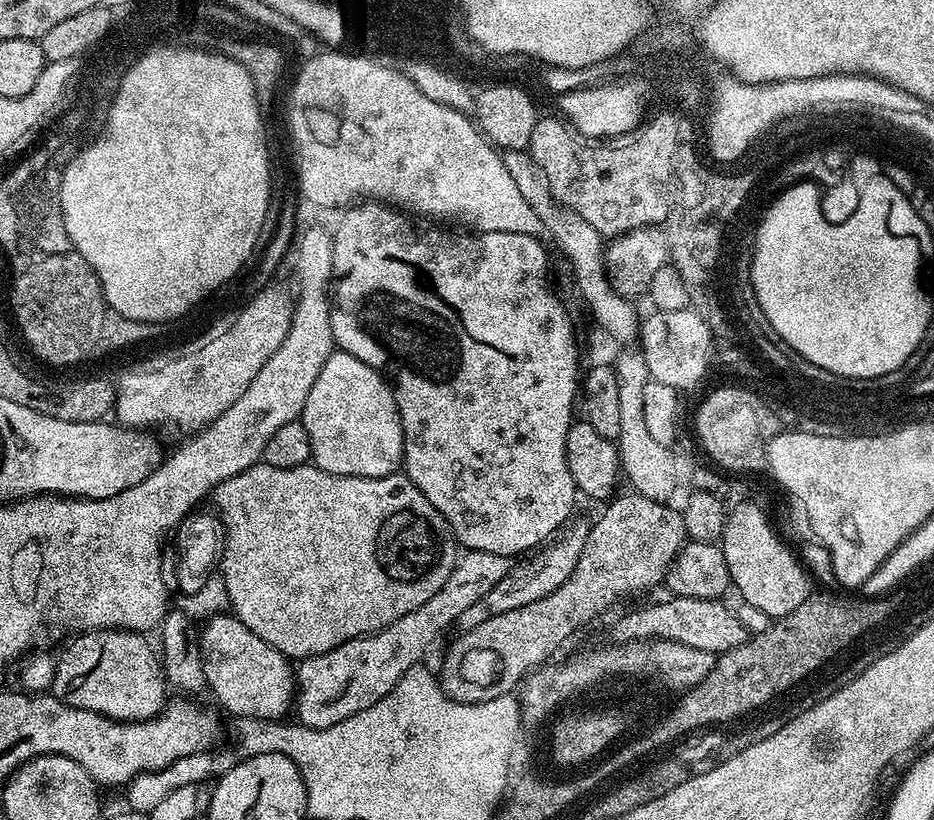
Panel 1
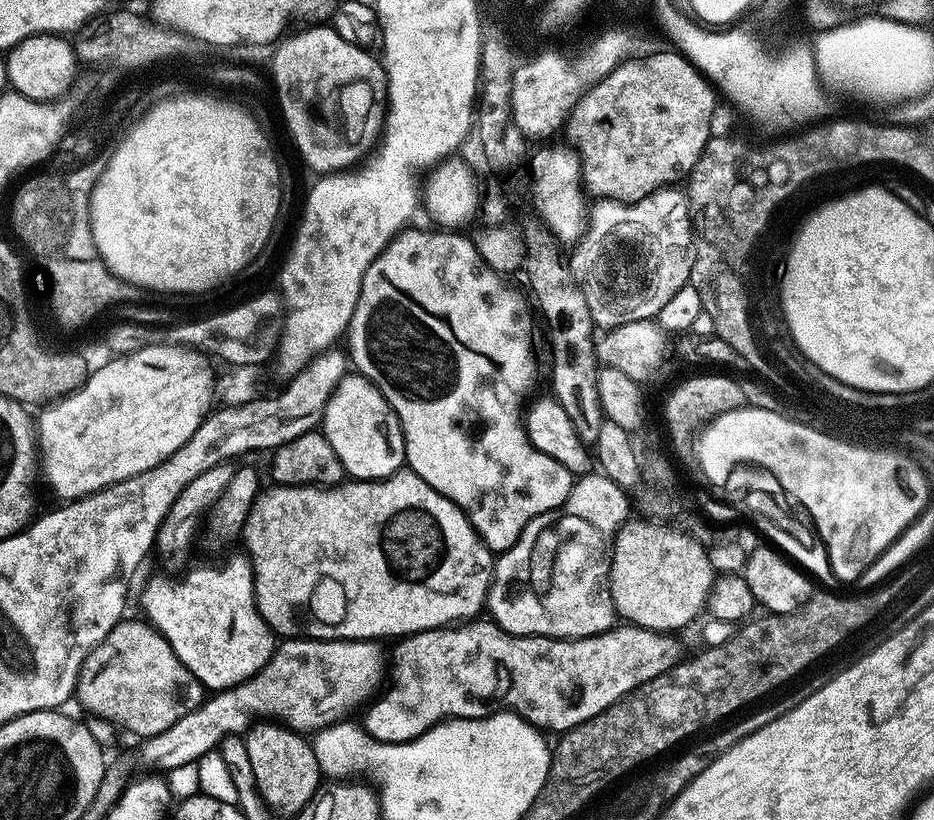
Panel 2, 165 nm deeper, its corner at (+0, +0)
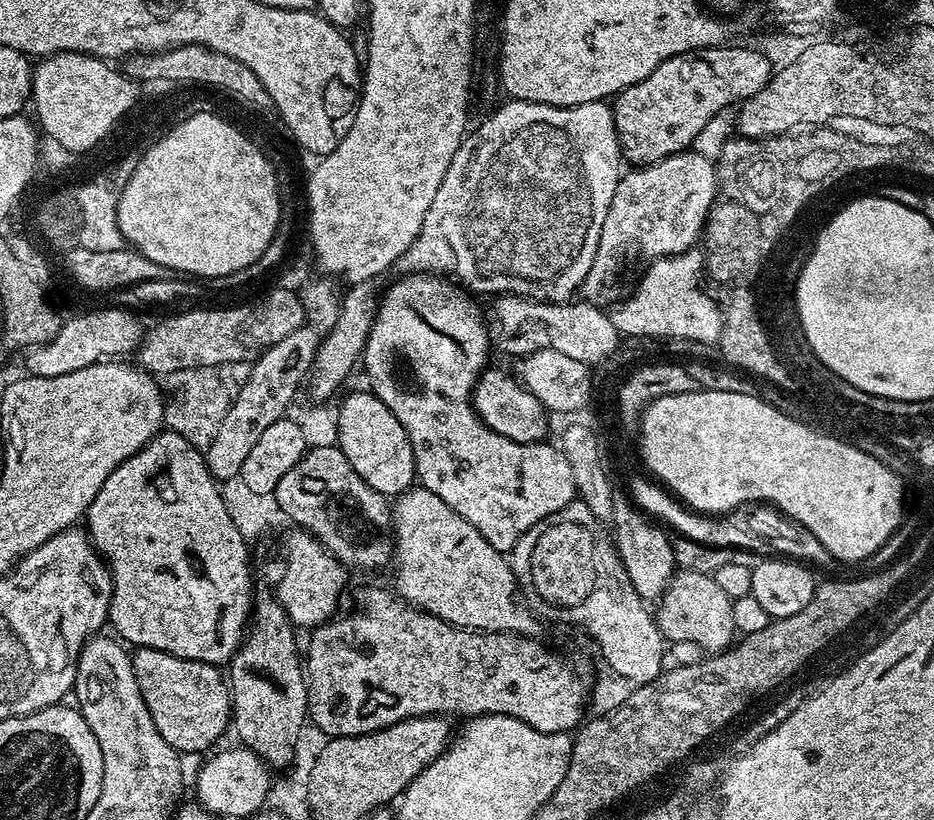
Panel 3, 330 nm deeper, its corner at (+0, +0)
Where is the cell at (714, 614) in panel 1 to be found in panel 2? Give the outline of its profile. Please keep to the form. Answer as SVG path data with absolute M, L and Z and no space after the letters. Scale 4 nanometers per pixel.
M473 618L443 628L422 630L403 637L397 643L400 645L390 652L390 683L379 698L367 705L368 713L362 719L362 727L382 742L404 744L408 740L417 740L441 720L477 720L504 709L518 713L522 719L529 720L535 728L545 733L563 734L602 714L602 710L638 686L674 667L682 656L676 638L672 634L651 632L648 628L635 626L613 626L606 632L582 636L579 640L511 636L488 618Z

